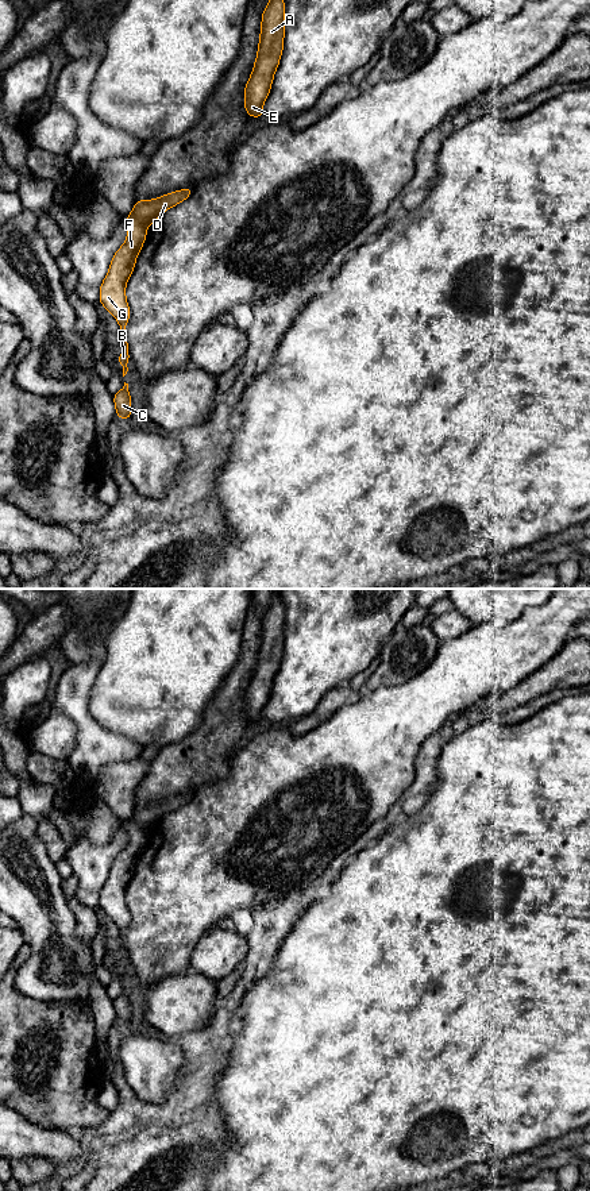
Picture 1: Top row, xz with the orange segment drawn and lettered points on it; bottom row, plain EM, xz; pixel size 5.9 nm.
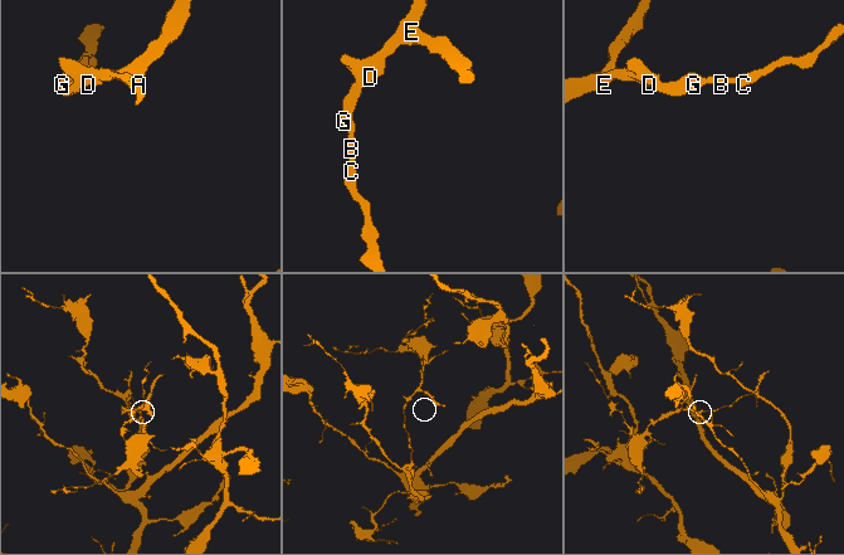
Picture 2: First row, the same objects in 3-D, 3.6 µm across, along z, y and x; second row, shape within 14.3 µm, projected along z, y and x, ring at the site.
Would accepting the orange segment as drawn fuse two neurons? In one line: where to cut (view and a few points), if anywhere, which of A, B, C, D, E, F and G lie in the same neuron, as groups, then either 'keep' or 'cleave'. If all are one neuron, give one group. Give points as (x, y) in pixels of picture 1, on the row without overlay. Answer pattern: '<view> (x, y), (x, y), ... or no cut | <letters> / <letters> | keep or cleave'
xz (131, 818), (146, 831) | A D E / B C F G | cleave

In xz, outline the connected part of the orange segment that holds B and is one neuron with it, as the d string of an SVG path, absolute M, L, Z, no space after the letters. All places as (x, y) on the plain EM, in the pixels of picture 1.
M132 820L126 824L128 836L127 845L112 863L109 876L100 891L99 906L105 916L111 917L120 932L123 957L117 961L123 972L123 982L127 979L127 967L130 965L128 948L124 943L124 934L130 925L130 913L126 905L126 889L134 876L138 857L140 856L147 841L146 830L140 829Z

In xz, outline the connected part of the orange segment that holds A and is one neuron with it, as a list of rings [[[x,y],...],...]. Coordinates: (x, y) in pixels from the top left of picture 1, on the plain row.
[[[274,589],[271,605],[262,617],[258,660],[244,693],[244,714],[250,722],[263,722],[262,712],[269,701],[284,654],[284,631],[285,608]]]

